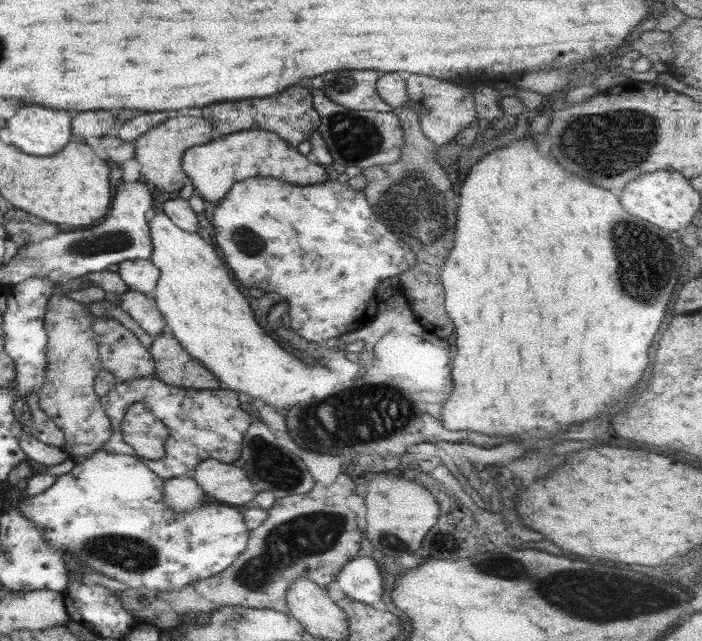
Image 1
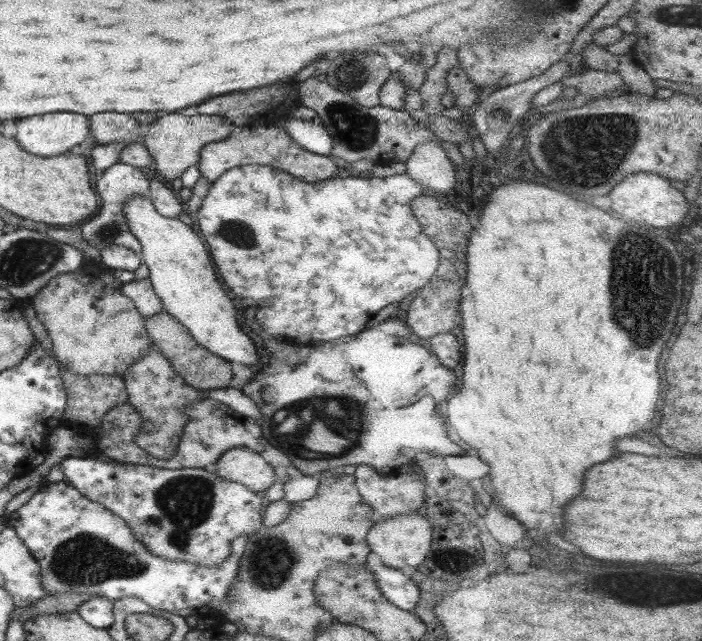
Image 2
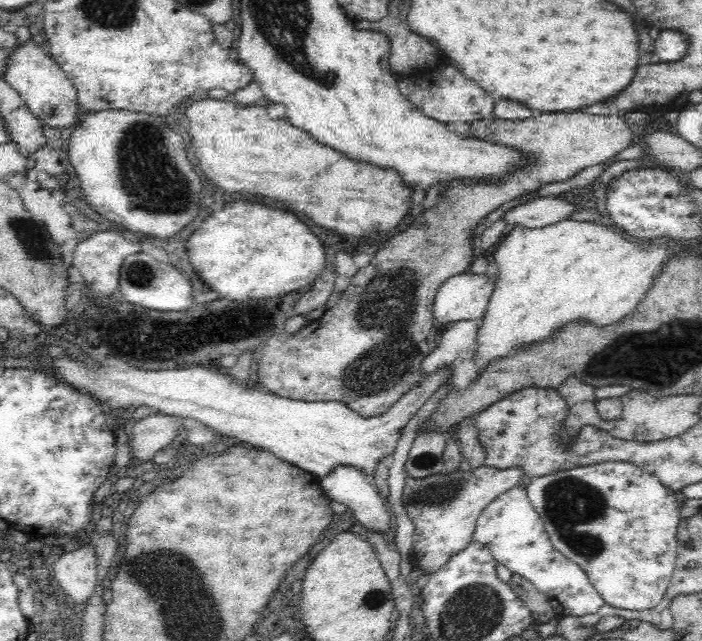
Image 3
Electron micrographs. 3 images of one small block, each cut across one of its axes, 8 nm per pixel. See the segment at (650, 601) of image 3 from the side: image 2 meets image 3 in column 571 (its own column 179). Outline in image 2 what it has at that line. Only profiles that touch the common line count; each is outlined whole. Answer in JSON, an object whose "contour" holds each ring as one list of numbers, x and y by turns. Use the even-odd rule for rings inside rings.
{"contour":[[67,456,59,463,59,466,61,467,63,476,65,476,65,482,71,487,75,487,77,492,89,499,89,501,99,503,100,506,103,506,103,509,109,510,113,515,117,515,119,518,123,519,125,525,131,529,131,533,137,538,137,541,141,541,149,553,153,553,159,558,174,561,187,561,187,563,199,565,199,567,211,567,211,565,223,563,223,561,227,559,227,555,229,554,229,551,231,551,231,541,235,540,235,537,247,535,247,538,249,538,251,533,262,526,262,517,259,515,261,512,261,498,255,495,255,492,247,490,247,487,243,486,243,484,239,484,239,482,233,482,215,476,215,472,210,468,179,468,177,470,167,470,165,468,155,468,152,466,130,463,111,464,111,462,101,462,101,460,98,459,91,459,89,456,81,458]]}

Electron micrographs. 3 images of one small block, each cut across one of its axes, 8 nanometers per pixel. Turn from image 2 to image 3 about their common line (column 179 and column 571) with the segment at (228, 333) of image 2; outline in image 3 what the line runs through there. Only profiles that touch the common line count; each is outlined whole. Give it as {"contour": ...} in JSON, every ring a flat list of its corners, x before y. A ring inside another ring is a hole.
{"contour":[[568,219,561,220,550,226,544,226,542,229,528,231,522,229,521,226,516,226,507,234,500,246,494,250,494,264,492,271,495,275,495,281,493,284,492,296,490,296,490,302,482,315,482,318,478,322,477,335,475,338,475,347,471,358,476,365,475,374,480,377,495,361,500,358,506,358,506,356,512,356,516,354,518,350,522,348,528,348,528,346,534,346,534,344,540,344,544,340,550,340,558,330,562,330,566,324,572,324,572,322,587,322,593,324,598,328,604,328,604,326,610,326,614,322,620,322,624,316,630,314,634,308,643,300,645,294,650,290,650,285,654,280,654,272,658,270,658,266,664,263,666,256,666,244,664,242,654,243,638,243,628,239,624,234,618,233,618,230,613,226,602,226,593,222,583,221,568,221]]}

